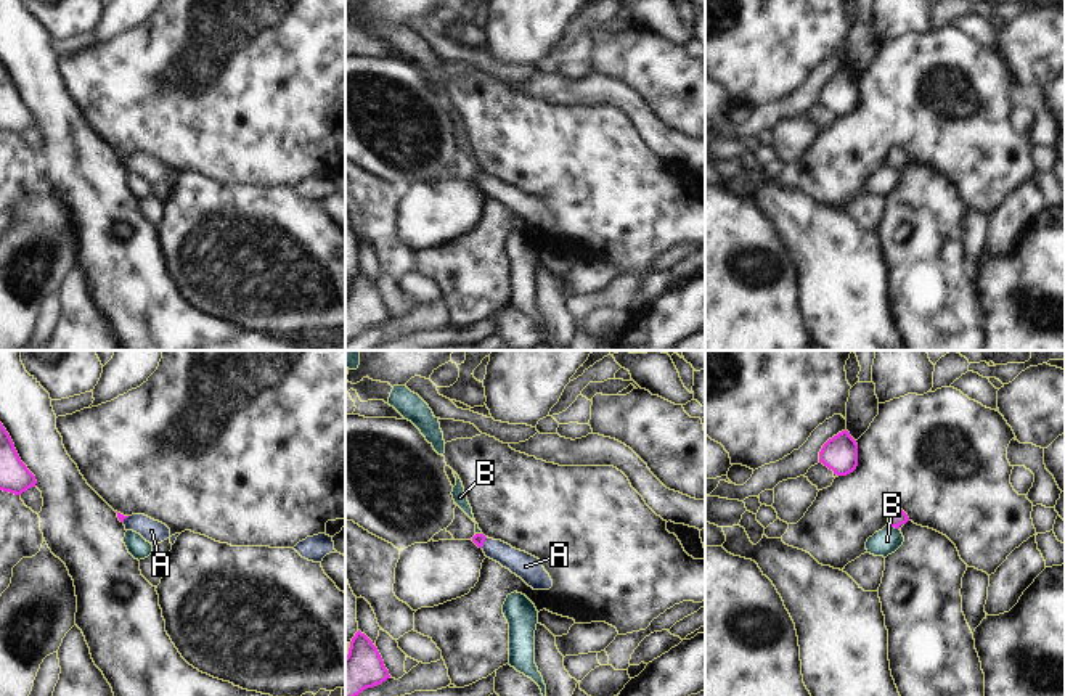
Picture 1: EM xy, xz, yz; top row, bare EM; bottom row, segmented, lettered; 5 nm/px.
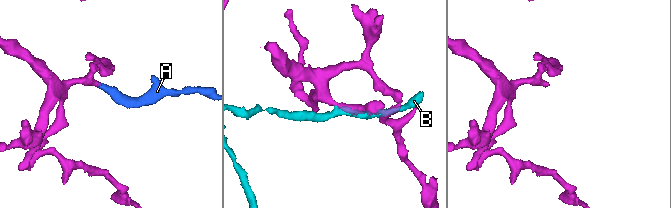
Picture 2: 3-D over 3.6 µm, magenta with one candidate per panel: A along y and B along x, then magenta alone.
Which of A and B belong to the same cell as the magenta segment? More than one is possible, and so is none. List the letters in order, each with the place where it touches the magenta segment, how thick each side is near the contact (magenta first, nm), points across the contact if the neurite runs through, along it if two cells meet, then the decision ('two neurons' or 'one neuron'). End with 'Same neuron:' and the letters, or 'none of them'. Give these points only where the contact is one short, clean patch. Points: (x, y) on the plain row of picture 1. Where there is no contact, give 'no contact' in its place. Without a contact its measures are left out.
A: xz (484, 180) | 60/130 nm | across xz (477, 179), (484, 180), (492, 188), (526, 206) | one neuron
B: yz (893, 166) | 90/130 nm | along yz (889, 164), (898, 169) | two neurons
Same neuron: A

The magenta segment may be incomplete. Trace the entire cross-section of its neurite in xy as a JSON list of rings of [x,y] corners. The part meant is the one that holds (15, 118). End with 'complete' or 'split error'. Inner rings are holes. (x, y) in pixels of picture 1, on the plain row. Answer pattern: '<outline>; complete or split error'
[[[0,63],[0,130],[21,135],[35,124],[35,116],[21,101],[10,74]]]; complete

